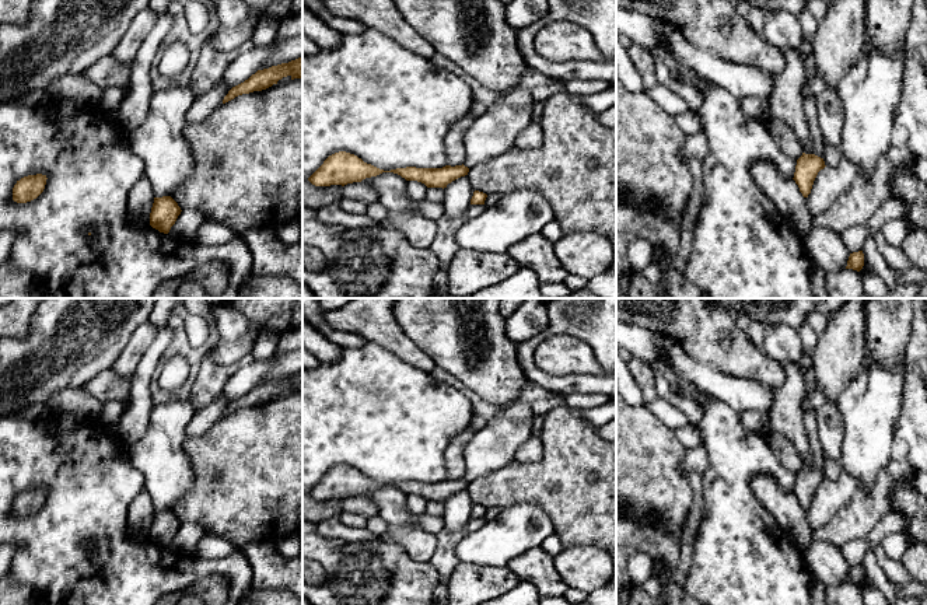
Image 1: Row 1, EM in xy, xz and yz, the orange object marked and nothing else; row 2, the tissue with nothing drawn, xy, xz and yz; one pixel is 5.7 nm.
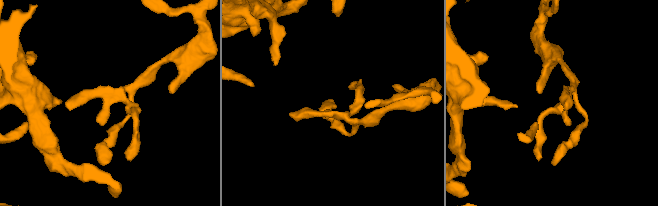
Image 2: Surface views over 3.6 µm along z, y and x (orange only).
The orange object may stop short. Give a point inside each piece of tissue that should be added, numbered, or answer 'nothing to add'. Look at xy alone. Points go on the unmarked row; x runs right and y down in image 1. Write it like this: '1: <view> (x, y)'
nothing to add

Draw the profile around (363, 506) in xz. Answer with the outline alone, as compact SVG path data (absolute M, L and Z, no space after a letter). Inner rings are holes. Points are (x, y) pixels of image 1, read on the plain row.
M353 496L343 500L343 511L371 518L378 515L379 508L375 501L364 496Z

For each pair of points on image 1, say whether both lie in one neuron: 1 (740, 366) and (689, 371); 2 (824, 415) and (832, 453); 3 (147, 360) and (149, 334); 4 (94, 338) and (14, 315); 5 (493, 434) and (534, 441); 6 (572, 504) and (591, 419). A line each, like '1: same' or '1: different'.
1: different
2: same
3: different
4: different
5: different
6: different

